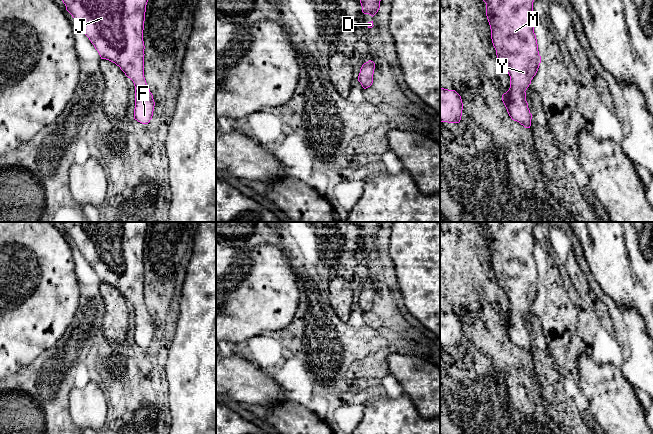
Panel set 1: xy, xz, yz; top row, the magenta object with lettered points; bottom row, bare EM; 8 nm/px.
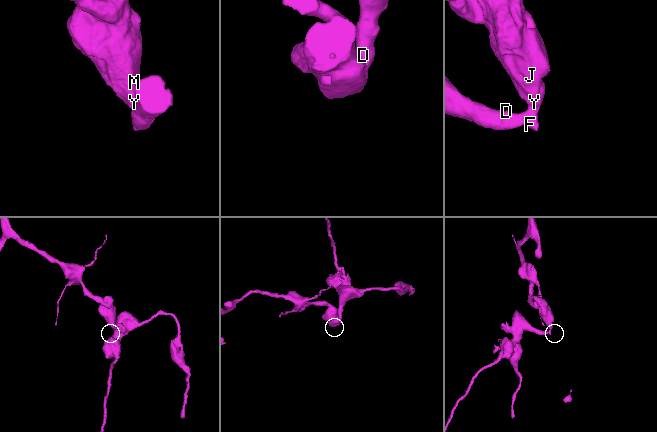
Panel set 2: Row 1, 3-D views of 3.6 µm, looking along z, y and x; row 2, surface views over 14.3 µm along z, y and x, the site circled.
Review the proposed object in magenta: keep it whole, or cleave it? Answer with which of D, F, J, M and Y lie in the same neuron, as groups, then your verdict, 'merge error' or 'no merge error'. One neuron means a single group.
D F J M Y | no merge error

